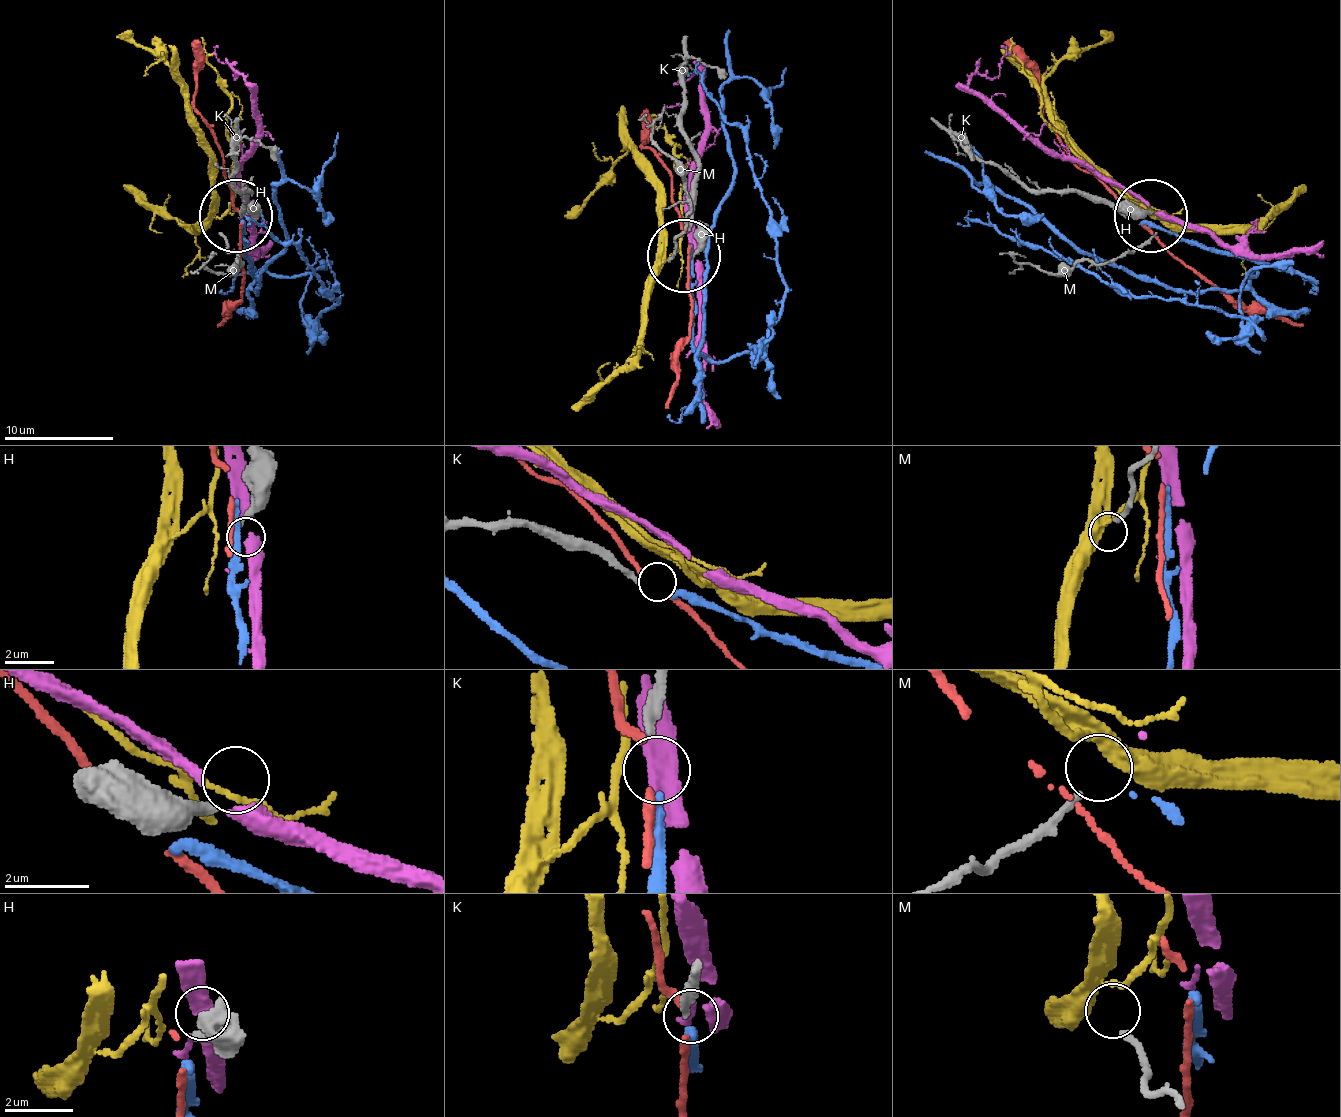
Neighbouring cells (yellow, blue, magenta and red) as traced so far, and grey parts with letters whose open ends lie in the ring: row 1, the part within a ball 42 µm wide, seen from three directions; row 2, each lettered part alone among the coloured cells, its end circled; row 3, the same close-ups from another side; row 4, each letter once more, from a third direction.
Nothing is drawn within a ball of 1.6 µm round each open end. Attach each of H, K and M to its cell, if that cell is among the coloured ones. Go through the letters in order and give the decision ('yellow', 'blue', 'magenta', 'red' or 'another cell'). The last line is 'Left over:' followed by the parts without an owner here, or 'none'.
H: another cell
K: blue
M: yellow
Left over: H

